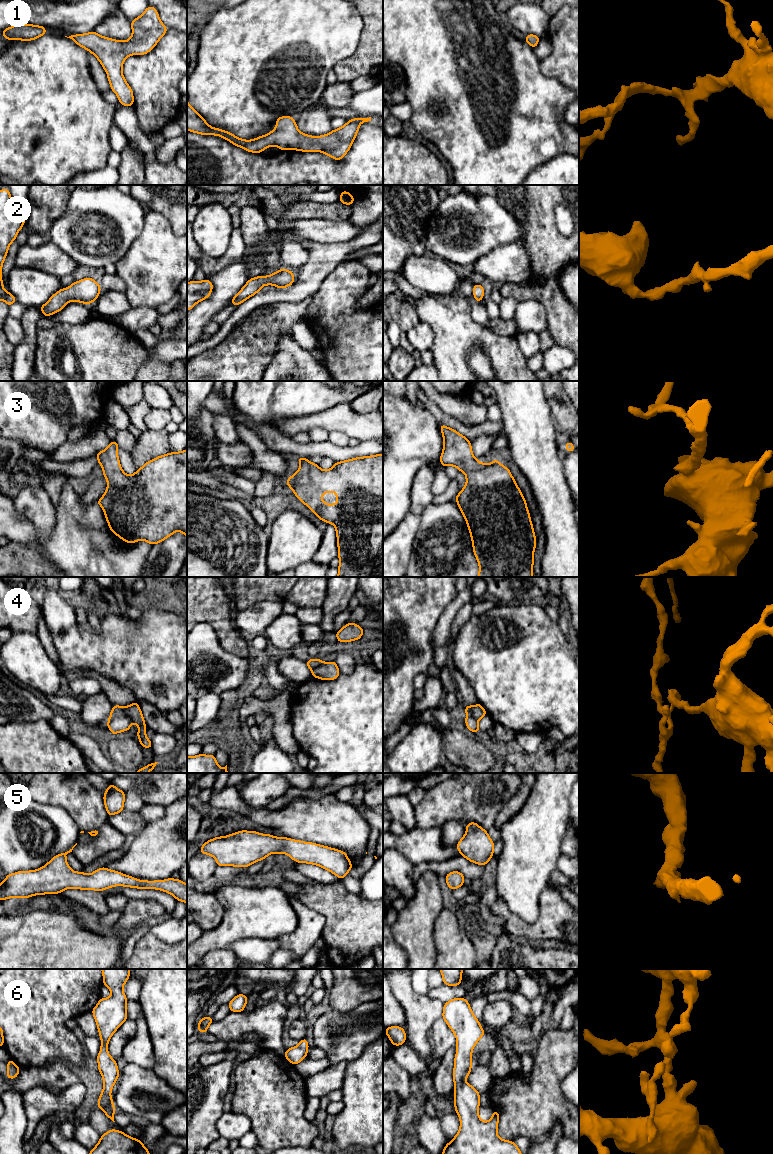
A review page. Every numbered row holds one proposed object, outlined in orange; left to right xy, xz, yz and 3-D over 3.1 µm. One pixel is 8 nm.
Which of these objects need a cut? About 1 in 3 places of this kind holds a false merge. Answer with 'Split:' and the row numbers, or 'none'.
Split: 4

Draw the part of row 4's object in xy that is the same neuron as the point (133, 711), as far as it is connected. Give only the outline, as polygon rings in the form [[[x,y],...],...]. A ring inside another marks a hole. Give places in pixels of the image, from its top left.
[[[137,702],[131,705],[125,706],[125,713],[129,717],[132,723],[138,725],[139,730],[137,732],[137,737],[143,748],[152,748],[152,742],[146,737],[146,725],[143,718],[143,714]]]

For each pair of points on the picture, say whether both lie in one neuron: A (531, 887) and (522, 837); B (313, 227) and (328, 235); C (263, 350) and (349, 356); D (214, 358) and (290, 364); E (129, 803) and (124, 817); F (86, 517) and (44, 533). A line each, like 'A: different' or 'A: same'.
A: same
B: same
C: different
D: different
E: different
F: different

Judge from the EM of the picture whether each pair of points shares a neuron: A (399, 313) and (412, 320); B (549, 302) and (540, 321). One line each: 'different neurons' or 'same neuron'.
A: same neuron
B: different neurons

